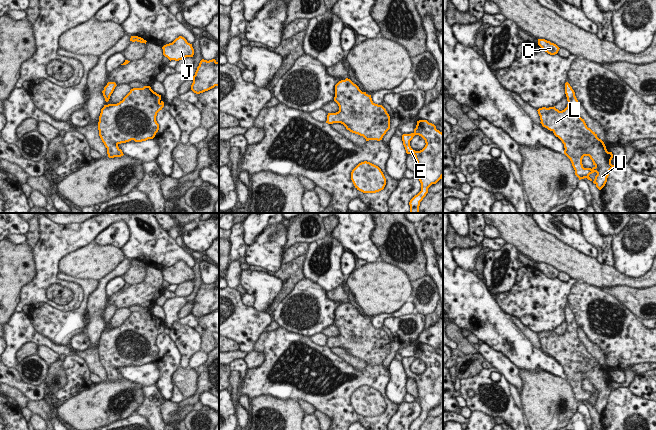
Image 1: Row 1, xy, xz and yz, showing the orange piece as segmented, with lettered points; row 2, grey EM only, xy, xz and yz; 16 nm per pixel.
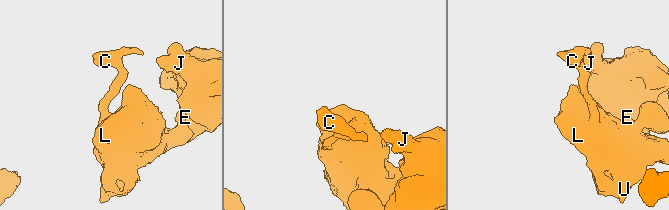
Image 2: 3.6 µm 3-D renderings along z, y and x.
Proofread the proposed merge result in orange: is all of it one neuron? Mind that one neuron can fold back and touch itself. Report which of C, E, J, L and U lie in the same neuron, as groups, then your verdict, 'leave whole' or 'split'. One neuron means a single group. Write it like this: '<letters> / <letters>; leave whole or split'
C E J L U; leave whole

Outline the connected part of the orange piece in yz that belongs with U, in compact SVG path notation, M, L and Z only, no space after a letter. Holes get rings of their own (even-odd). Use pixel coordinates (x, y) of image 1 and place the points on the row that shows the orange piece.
M568 82L565 83L567 107L559 111L554 107L539 108L543 127L552 131L564 144L564 154L570 159L579 180L587 178L601 190L614 167L611 164L612 152L608 152L604 142L597 134L587 127L584 119L578 113L578 100L575 92ZM589 156L594 167L584 168L582 159Z

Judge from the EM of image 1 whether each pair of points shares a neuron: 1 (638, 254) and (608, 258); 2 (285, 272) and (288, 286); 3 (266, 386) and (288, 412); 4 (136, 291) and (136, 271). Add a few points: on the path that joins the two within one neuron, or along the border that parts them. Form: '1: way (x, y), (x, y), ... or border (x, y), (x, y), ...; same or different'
1: border (612, 236), (614, 265); different
2: way (288, 275), (288, 283); same
3: border (252, 398), (272, 395), (297, 399); different
4: border (146, 276), (141, 282), (130, 286); different

